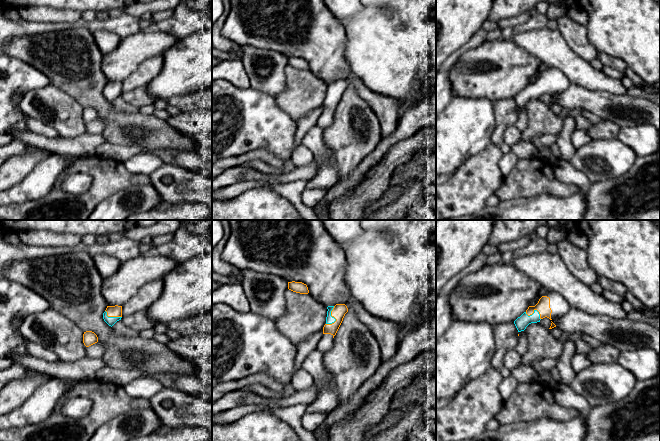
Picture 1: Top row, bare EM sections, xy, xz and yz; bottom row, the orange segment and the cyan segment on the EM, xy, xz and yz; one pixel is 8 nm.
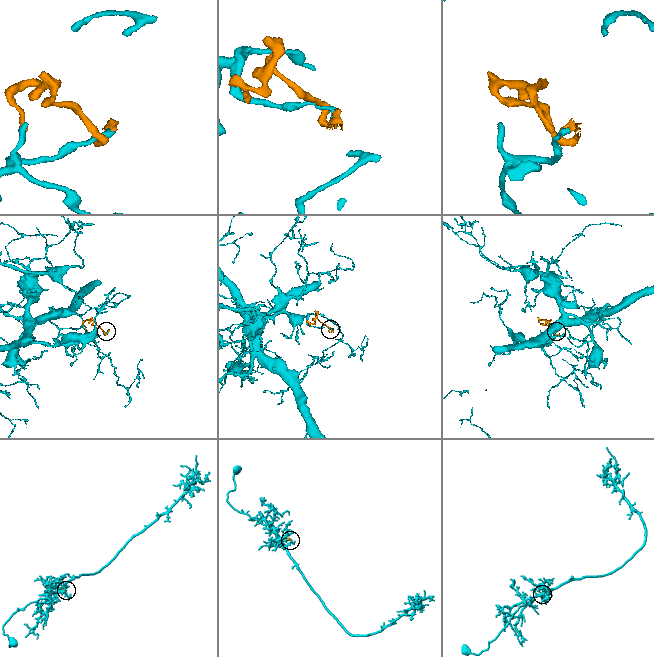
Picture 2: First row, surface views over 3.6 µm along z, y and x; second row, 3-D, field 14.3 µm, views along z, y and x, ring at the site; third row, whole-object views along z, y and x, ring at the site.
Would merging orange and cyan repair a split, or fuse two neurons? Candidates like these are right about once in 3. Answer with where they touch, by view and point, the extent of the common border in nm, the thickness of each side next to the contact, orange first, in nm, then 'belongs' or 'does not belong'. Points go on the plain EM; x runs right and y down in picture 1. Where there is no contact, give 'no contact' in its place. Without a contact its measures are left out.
contact xz (334, 93); length 170 nm; calibres 110 and 60 nm; belongs

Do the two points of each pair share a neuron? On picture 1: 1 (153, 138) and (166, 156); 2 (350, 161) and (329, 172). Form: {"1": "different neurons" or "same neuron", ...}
{"1": "different neurons", "2": "different neurons"}

